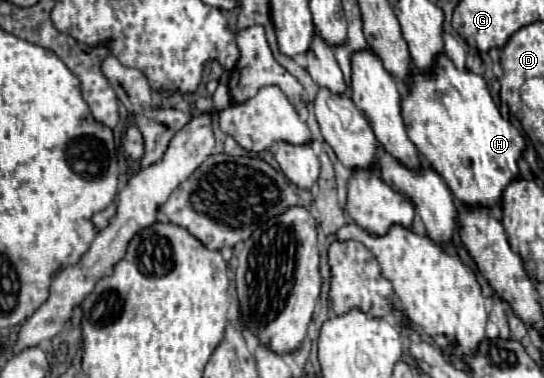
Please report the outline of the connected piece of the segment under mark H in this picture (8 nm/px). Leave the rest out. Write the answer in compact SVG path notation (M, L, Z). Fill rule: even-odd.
M440 53L428 71L408 75L408 89L400 99L400 109L410 141L442 175L458 201L466 205L500 205L502 191L520 175L518 159L524 151L524 137L510 121L502 119L480 75L458 71ZM448 99L454 101L448 105Z

